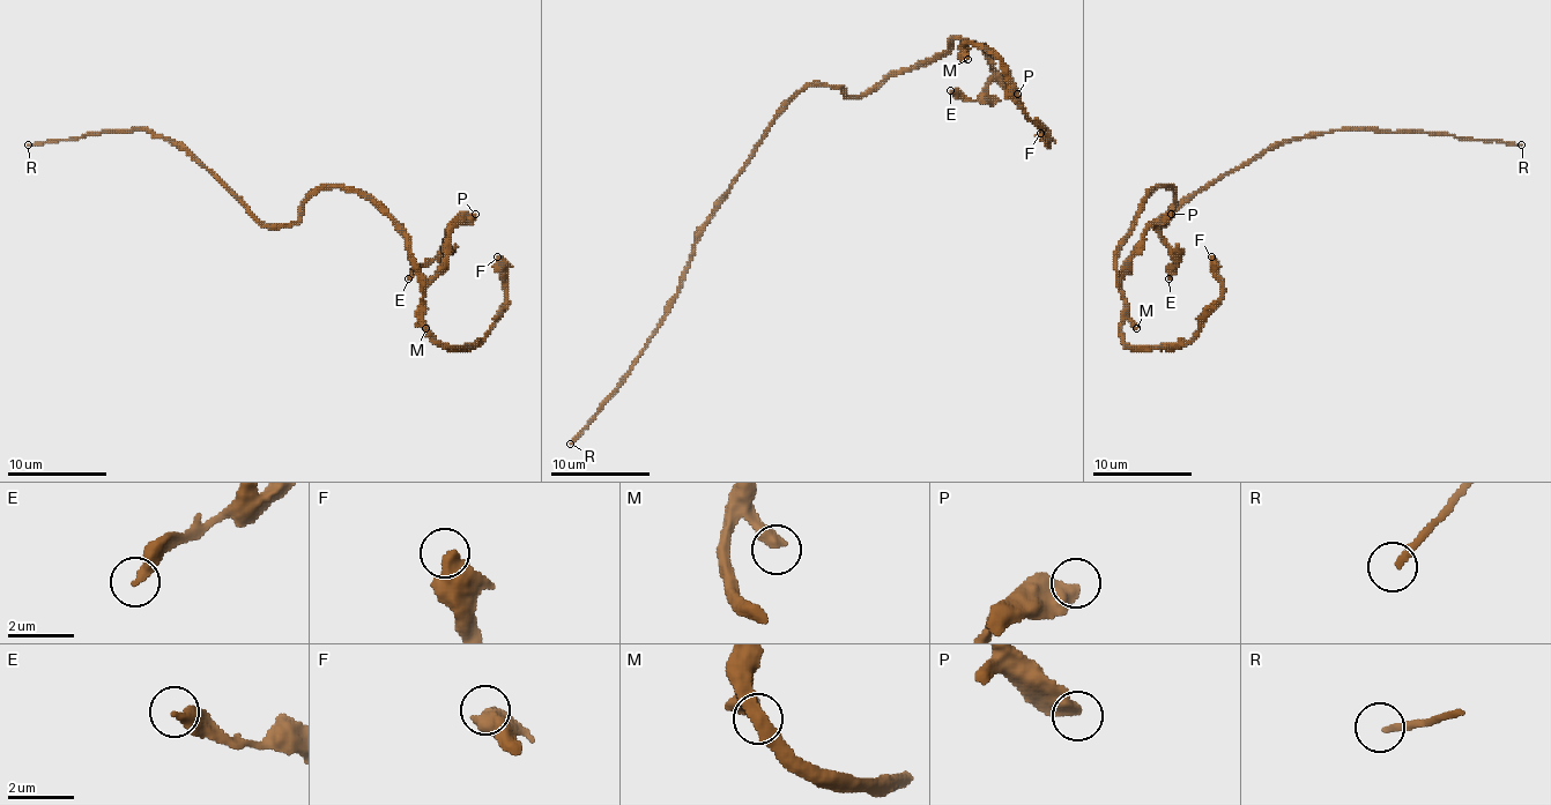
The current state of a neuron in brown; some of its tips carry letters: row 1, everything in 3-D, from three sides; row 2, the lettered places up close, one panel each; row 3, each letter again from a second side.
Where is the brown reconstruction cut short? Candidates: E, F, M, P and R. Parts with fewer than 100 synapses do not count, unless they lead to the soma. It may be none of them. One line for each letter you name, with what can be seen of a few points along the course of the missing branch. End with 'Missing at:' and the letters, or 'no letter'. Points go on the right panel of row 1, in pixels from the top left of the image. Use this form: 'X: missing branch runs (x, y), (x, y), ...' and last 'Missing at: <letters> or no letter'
Missing at: R

